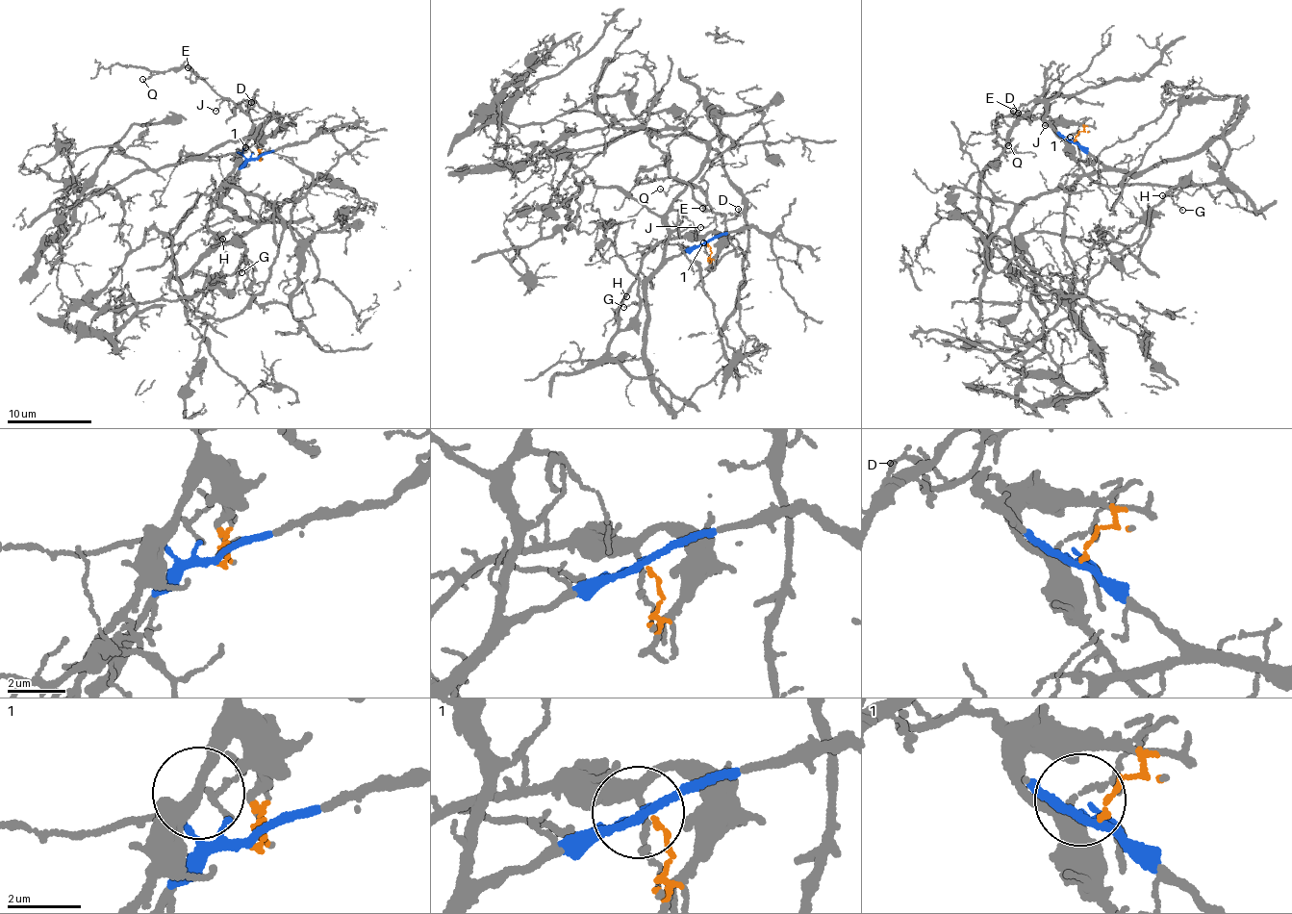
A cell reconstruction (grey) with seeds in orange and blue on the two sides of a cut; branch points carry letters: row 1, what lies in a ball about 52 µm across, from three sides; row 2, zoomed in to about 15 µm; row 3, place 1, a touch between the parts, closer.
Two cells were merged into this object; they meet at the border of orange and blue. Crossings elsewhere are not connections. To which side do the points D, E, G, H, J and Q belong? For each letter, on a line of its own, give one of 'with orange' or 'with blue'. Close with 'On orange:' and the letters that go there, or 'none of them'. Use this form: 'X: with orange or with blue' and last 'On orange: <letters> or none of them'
D: with orange
E: with orange
G: with orange
H: with orange
J: with orange
Q: with orange
On orange: D, E, G, H, J, Q

